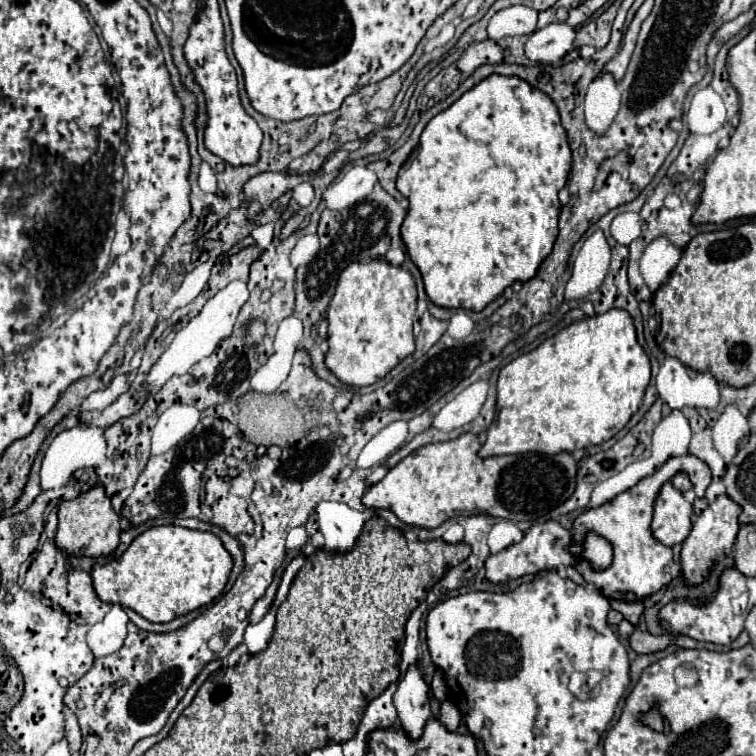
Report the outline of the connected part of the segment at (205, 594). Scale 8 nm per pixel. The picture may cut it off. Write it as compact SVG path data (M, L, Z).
M154 526L136 536L120 558L96 564L92 582L102 602L132 608L150 622L170 622L216 600L224 592L230 570L232 558L218 536L180 526Z

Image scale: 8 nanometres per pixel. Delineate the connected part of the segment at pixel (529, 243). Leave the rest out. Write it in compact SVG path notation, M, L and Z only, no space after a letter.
M492 74L492 76L484 78L480 84L476 84L474 88L470 88L468 92L464 92L450 108L436 114L428 122L428 126L424 128L424 132L420 136L420 144L416 146L416 150L412 152L408 162L402 164L402 168L398 172L398 182L396 182L396 188L400 190L400 194L410 200L408 214L406 214L406 220L402 224L402 240L408 248L408 254L410 254L412 262L422 272L428 298L434 304L444 306L444 308L464 308L464 310L480 312L480 310L486 308L486 304L490 304L496 296L500 296L504 292L504 288L508 288L516 280L520 280L520 282L530 280L536 274L542 260L550 254L552 244L556 240L558 214L560 214L558 192L566 186L568 172L570 172L570 162L572 162L572 152L570 152L570 146L568 146L566 130L560 124L558 108L554 106L552 98L548 94L544 94L538 88L532 88L522 78Z

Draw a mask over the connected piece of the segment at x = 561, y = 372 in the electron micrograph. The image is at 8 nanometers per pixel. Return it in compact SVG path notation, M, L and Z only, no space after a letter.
M612 308L610 312L576 320L552 338L546 338L532 352L518 356L500 370L498 422L488 428L488 438L480 450L480 458L524 452L558 454L562 450L572 452L576 448L588 448L606 442L618 434L638 410L648 382L650 358L636 340L634 322L628 312Z

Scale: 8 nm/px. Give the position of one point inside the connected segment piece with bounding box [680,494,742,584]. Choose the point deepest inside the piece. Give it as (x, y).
(713, 533)

